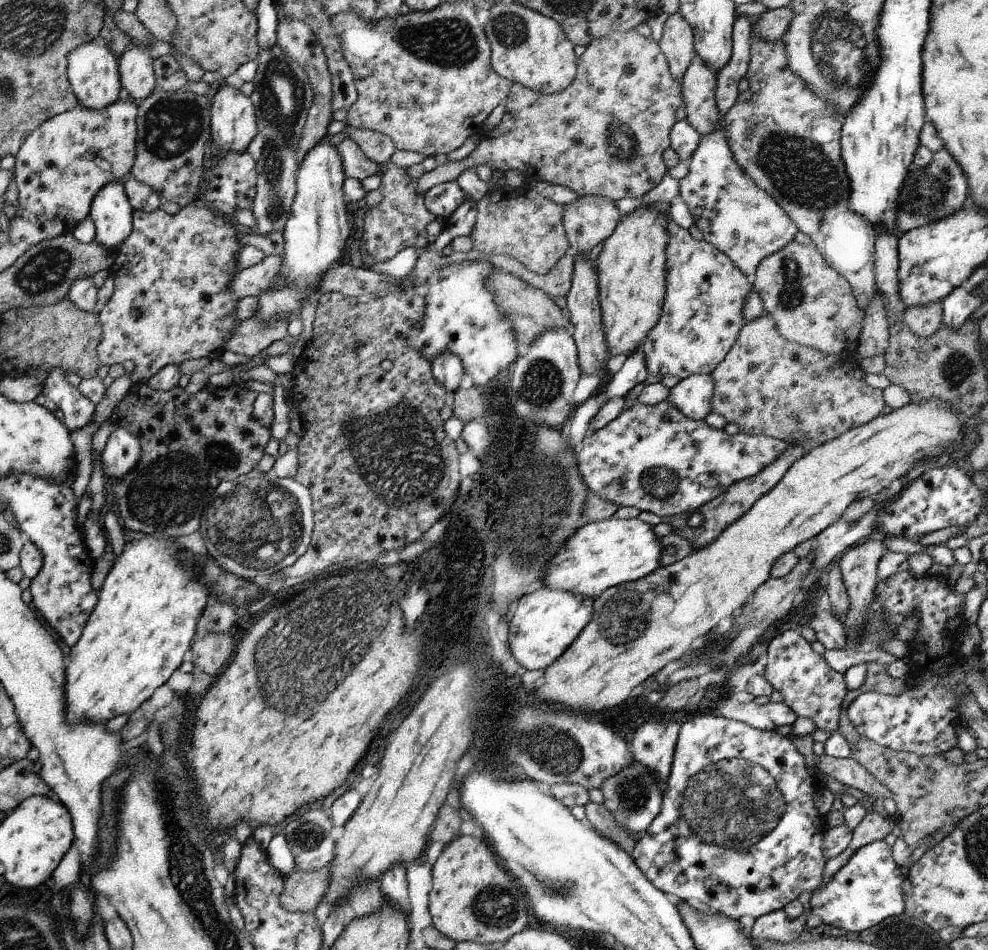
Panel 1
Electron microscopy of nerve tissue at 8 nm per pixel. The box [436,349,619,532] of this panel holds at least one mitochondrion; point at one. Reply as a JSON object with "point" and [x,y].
{"point":[541,385]}

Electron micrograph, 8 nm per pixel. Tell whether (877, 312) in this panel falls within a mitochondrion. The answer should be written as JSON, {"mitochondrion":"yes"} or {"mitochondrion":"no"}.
{"mitochondrion":"no"}

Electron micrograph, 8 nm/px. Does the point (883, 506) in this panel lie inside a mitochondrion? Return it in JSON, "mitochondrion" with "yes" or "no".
{"mitochondrion":"no"}

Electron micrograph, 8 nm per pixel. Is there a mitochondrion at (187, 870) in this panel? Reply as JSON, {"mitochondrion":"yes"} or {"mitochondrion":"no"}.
{"mitochondrion":"yes"}

